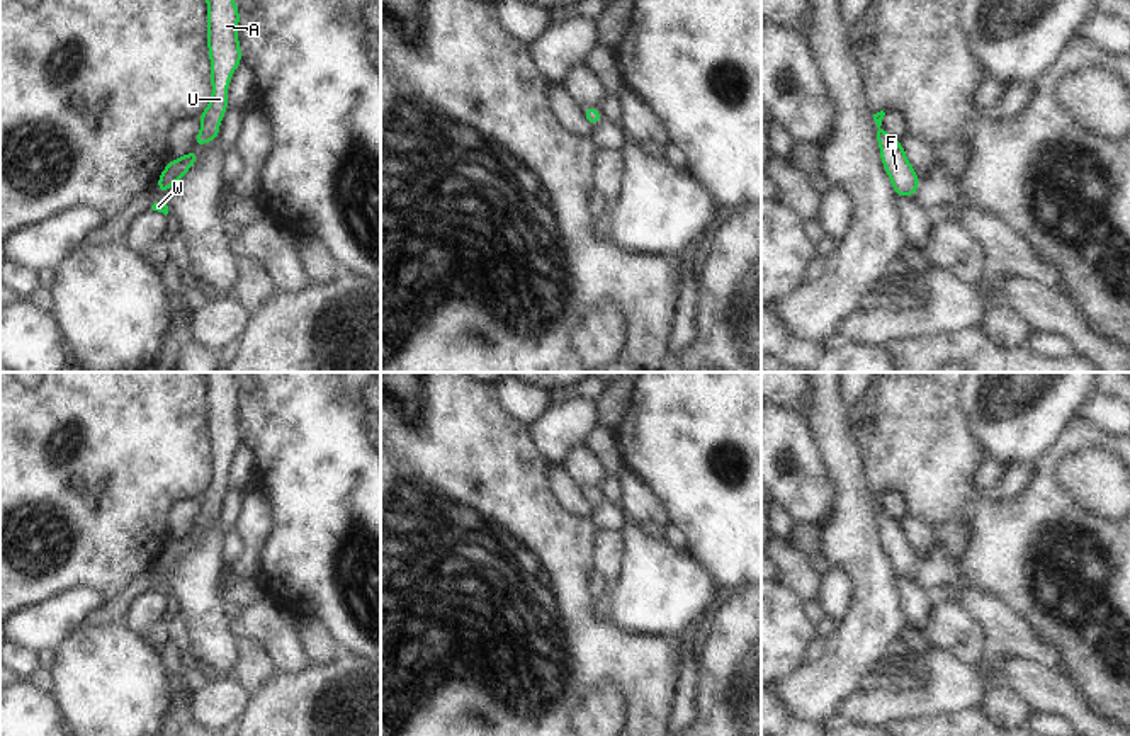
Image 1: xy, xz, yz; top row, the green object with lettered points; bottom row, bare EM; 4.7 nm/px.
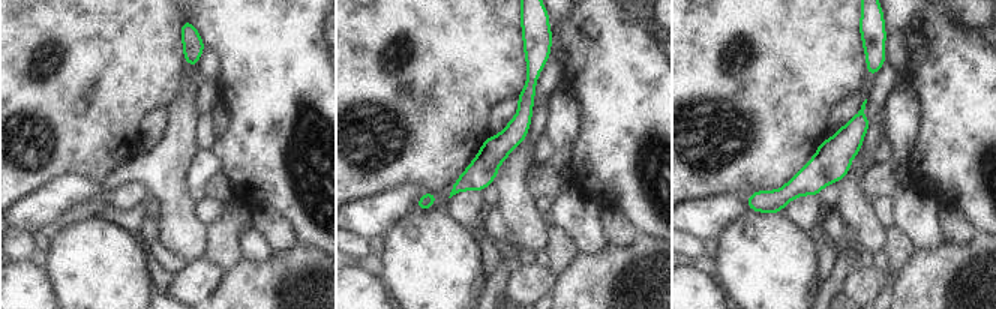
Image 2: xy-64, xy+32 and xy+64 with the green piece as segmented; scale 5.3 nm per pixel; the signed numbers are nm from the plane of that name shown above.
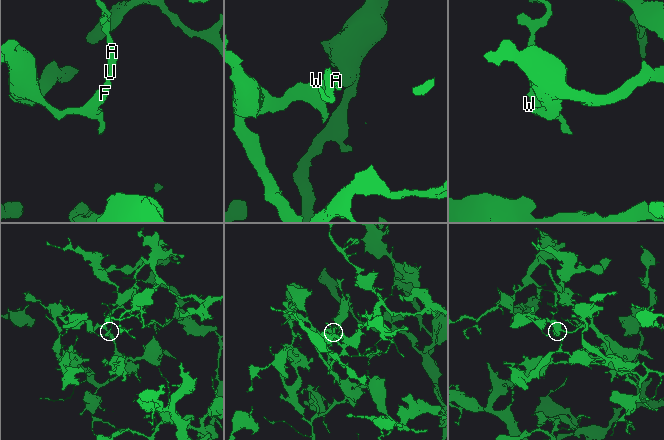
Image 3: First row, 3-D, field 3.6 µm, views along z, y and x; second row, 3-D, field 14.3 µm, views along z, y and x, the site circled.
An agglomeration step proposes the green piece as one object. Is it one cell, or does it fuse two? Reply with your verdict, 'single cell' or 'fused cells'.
single cell

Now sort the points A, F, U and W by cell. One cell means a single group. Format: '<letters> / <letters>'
A F U W

